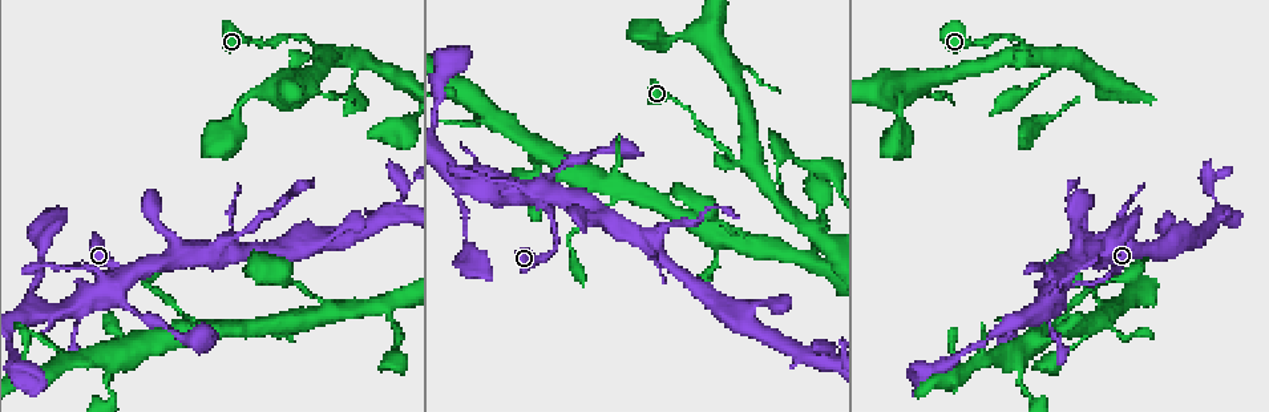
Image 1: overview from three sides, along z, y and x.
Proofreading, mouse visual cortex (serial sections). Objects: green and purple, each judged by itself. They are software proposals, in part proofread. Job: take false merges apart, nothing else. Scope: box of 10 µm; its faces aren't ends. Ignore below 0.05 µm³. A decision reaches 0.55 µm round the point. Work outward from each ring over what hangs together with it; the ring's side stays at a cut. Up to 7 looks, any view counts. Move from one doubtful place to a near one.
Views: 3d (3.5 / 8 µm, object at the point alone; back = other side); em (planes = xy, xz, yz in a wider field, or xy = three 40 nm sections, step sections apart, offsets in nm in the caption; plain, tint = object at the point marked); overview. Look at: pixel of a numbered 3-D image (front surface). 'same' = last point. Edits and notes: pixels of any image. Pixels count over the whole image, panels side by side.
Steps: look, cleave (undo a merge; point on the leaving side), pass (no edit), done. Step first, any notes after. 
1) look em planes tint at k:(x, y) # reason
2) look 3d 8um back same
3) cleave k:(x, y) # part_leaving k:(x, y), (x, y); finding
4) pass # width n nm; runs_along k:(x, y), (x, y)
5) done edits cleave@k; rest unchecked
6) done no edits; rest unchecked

look 3d 3.5um back at 1:(778, 198) # thin arm on a thick one

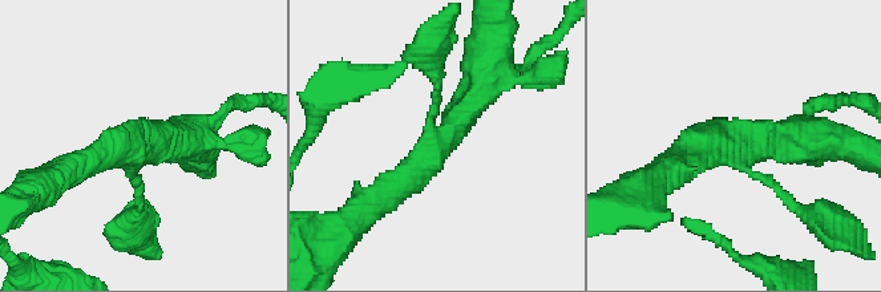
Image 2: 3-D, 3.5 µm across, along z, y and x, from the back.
look em xy step 3 tint at 2:(732, 147) # arms 3; arm_widths 100, 300, 350 nm; need the tissue

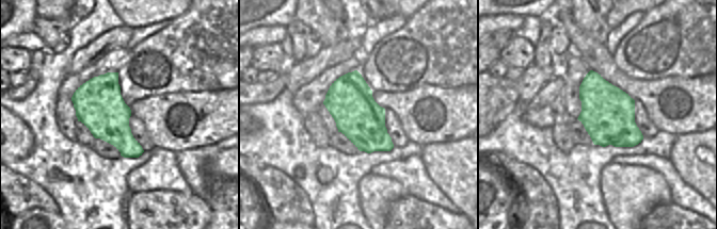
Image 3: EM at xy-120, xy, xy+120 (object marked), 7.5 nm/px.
look em planes tint same

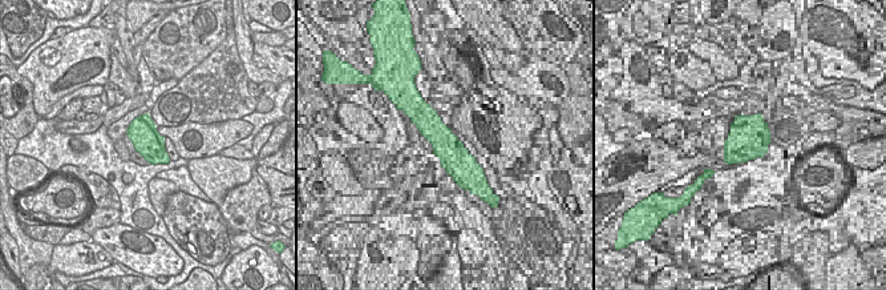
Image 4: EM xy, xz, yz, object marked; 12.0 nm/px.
pass # width 360 nm; runs_along 2:(487, 76), (421, 169), (376, 202); continuous, no second cell

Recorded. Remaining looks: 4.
look 3d 3.5um at 1:(708, 40) # three arms meet

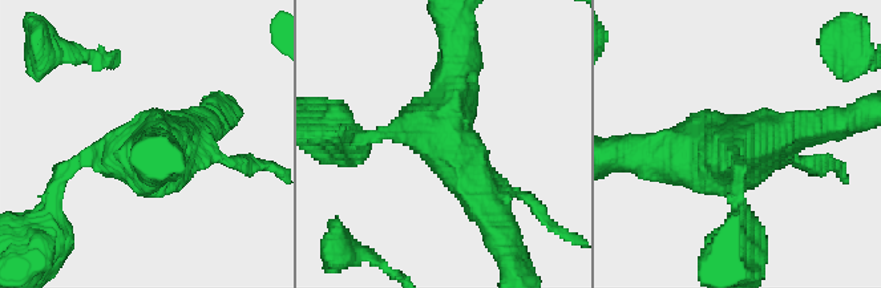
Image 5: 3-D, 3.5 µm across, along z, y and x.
look em planes tint at 5:(744, 143) # arms 3; arm_widths 200, 350, 500 nm; now the EM

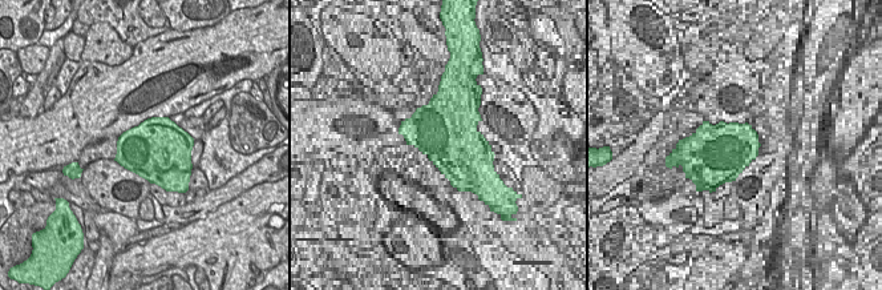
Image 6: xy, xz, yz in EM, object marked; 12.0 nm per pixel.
look em xy step 1 tint same

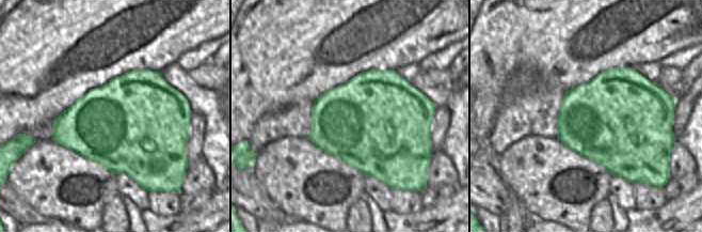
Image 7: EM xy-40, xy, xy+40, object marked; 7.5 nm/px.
pass # runs_along 5:(483, 193), (429, 128), (351, 138); one cell here

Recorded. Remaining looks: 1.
done no edits; rest unchecked

